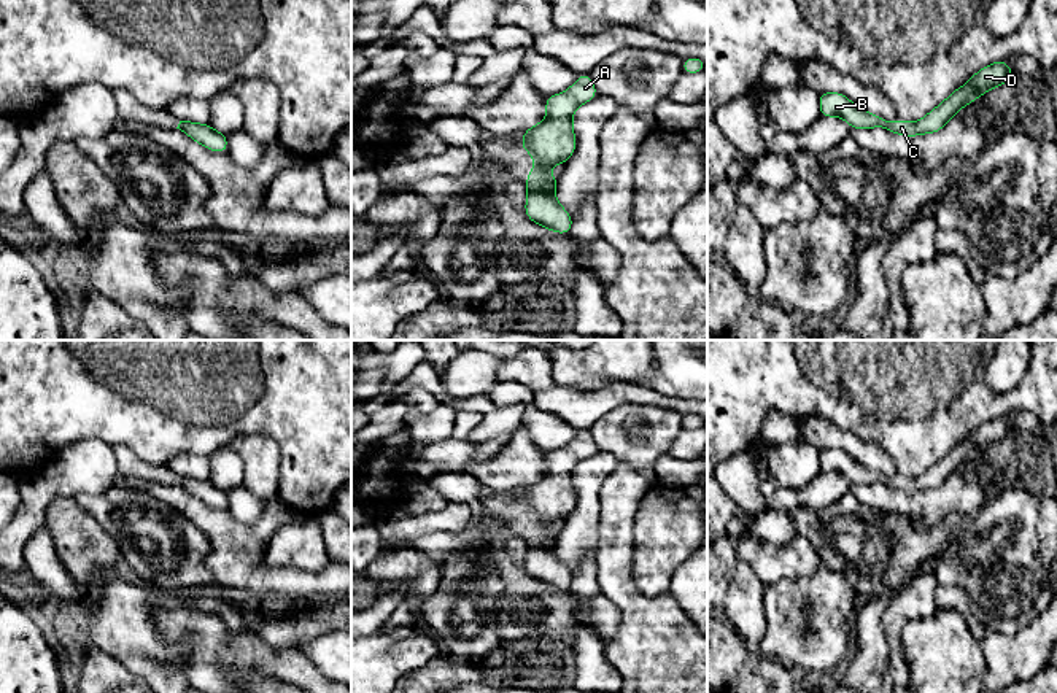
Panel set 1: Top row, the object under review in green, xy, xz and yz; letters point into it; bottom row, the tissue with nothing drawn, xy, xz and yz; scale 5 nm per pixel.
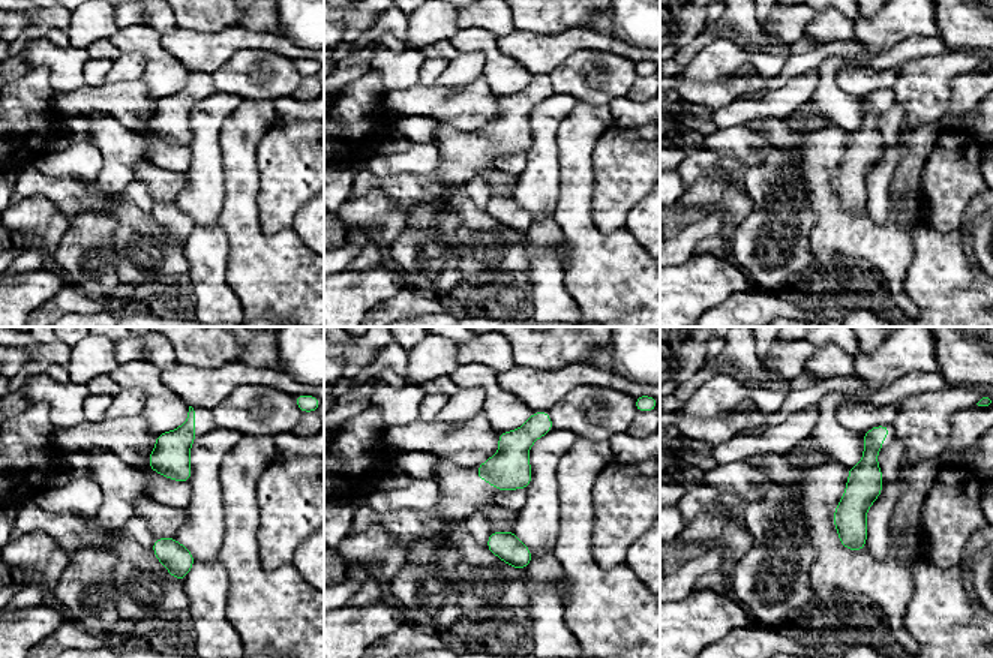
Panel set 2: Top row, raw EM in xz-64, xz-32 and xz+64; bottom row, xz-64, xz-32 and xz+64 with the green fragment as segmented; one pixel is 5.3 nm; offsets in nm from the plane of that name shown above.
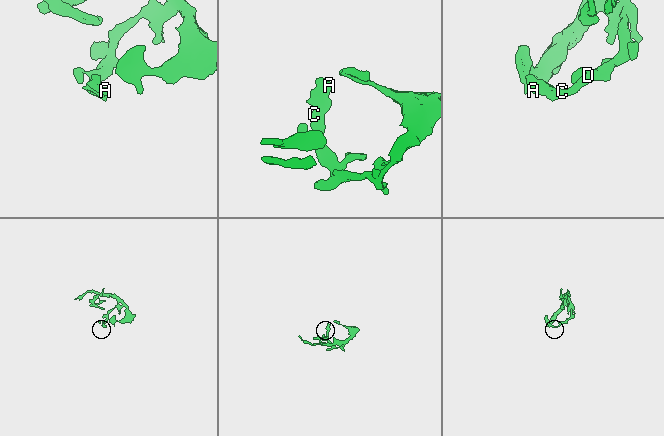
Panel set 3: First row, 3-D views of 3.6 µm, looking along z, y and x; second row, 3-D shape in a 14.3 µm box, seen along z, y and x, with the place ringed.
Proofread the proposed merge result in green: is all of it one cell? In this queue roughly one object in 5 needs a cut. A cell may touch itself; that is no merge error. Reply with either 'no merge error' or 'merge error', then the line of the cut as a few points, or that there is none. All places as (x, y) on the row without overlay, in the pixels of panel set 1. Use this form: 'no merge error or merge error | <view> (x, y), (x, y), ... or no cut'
no merge error | no cut

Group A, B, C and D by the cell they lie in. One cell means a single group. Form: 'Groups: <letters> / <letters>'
Groups: A B C D

